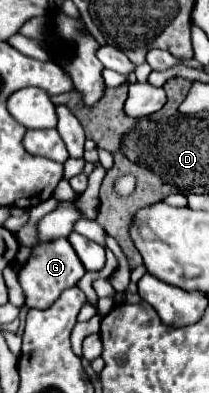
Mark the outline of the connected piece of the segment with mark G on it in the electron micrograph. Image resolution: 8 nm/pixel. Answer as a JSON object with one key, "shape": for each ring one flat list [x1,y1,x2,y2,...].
{"shape":[[67,238,53,240,51,244,41,244,39,248,33,250,27,264,17,272,19,284,25,294,25,306,39,310,49,308,61,296,61,292,75,286,83,274,85,274,85,266,81,264,81,260,77,260,77,254,73,252]]}

